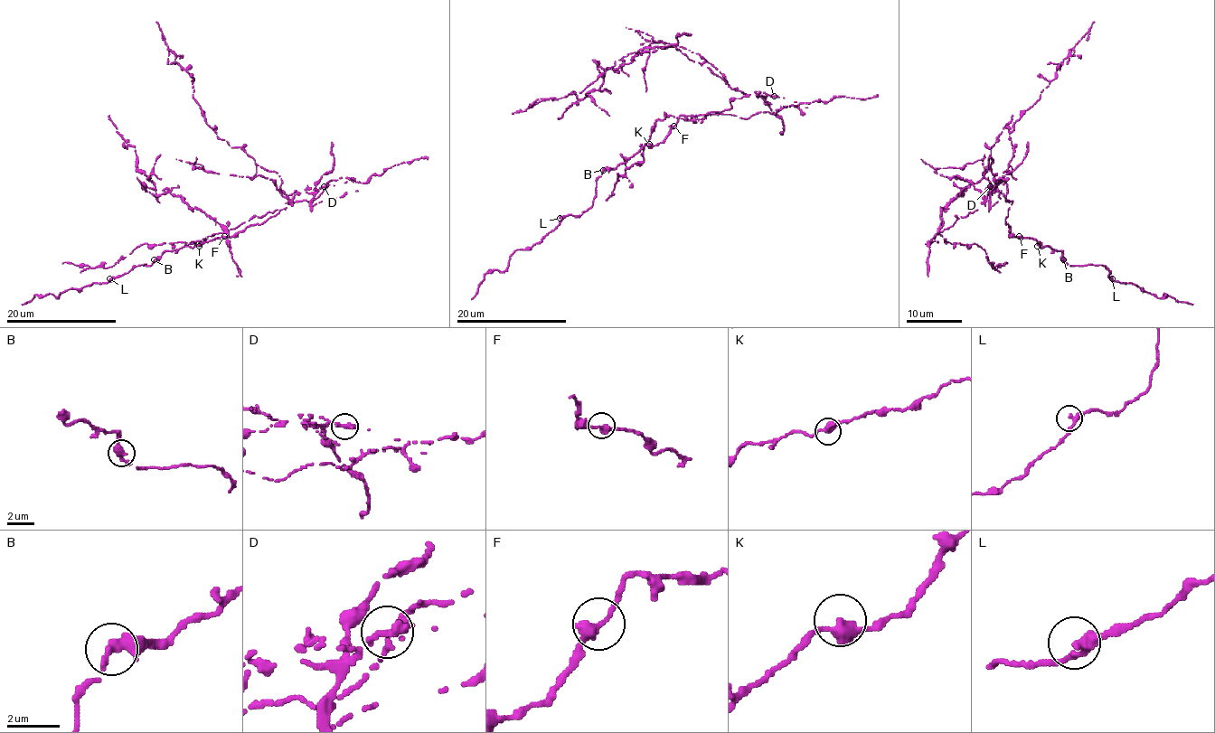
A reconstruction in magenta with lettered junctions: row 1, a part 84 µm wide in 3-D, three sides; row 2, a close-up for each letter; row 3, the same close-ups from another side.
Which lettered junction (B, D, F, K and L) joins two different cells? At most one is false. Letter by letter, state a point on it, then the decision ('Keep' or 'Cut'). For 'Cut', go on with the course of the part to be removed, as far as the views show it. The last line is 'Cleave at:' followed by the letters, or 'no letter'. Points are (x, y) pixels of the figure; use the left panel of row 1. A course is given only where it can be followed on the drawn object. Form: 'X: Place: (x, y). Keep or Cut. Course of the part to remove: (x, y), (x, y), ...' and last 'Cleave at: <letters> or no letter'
B: Place: (154, 259). Keep
D: Place: (324, 186). Cut. Course of the part to remove: (324, 186), (296, 193), (277, 210), (225, 230), (178, 194), (156, 194), (109, 115)
F: Place: (224, 236). Keep
K: Place: (199, 246). Keep
L: Place: (109, 278). Keep
Cleave at: D

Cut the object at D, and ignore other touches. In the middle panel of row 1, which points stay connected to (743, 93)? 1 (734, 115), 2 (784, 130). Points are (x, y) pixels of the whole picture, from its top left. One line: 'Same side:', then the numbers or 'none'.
Same side: 2

